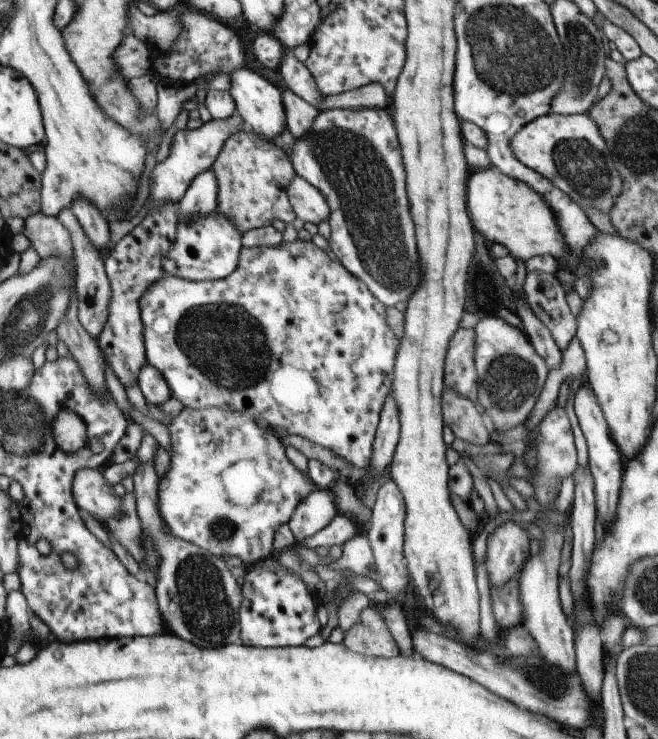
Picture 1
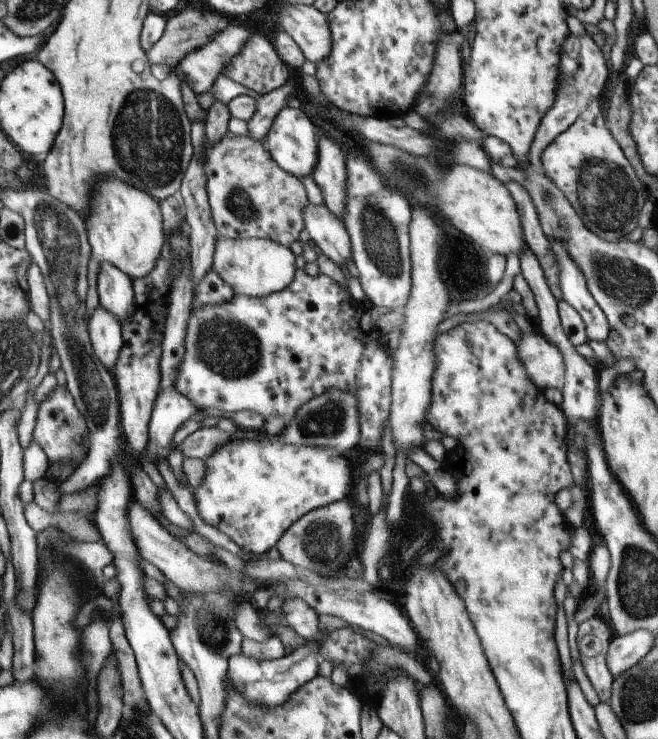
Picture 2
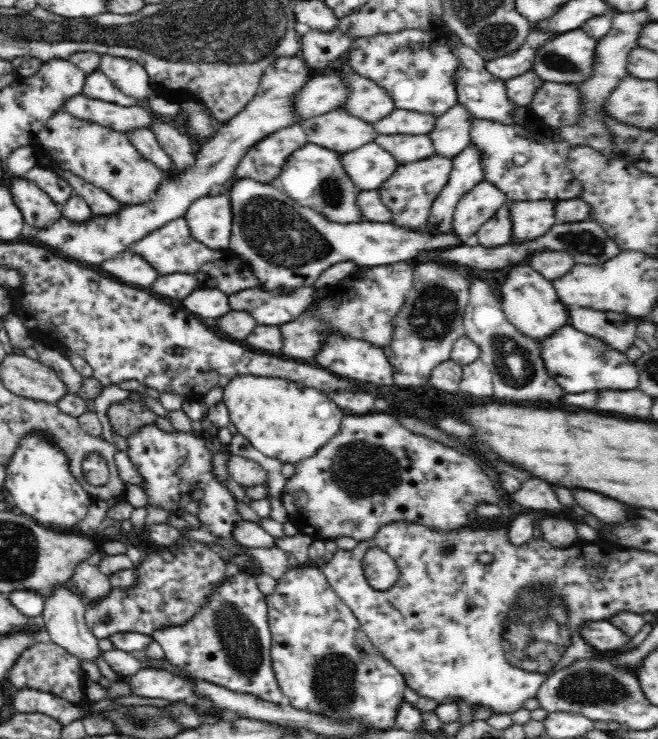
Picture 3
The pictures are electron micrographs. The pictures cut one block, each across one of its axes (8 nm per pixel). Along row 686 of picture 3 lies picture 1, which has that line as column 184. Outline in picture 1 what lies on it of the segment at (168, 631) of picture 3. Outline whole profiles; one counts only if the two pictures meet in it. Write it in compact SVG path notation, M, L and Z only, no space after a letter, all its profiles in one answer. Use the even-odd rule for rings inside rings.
M217 209L210 212L204 218L196 218L192 222L182 222L178 216L176 224L176 240L172 244L172 250L162 260L162 272L165 275L184 278L185 280L219 280L230 276L239 264L243 233L234 226L232 220L228 220Z

